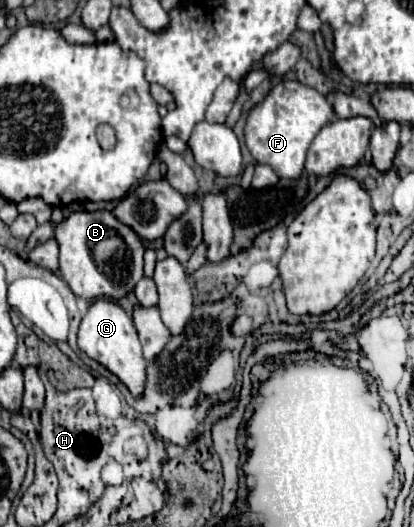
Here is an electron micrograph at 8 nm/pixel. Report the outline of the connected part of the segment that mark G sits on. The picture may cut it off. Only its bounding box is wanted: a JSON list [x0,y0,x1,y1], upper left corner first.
[78,298,146,398]

